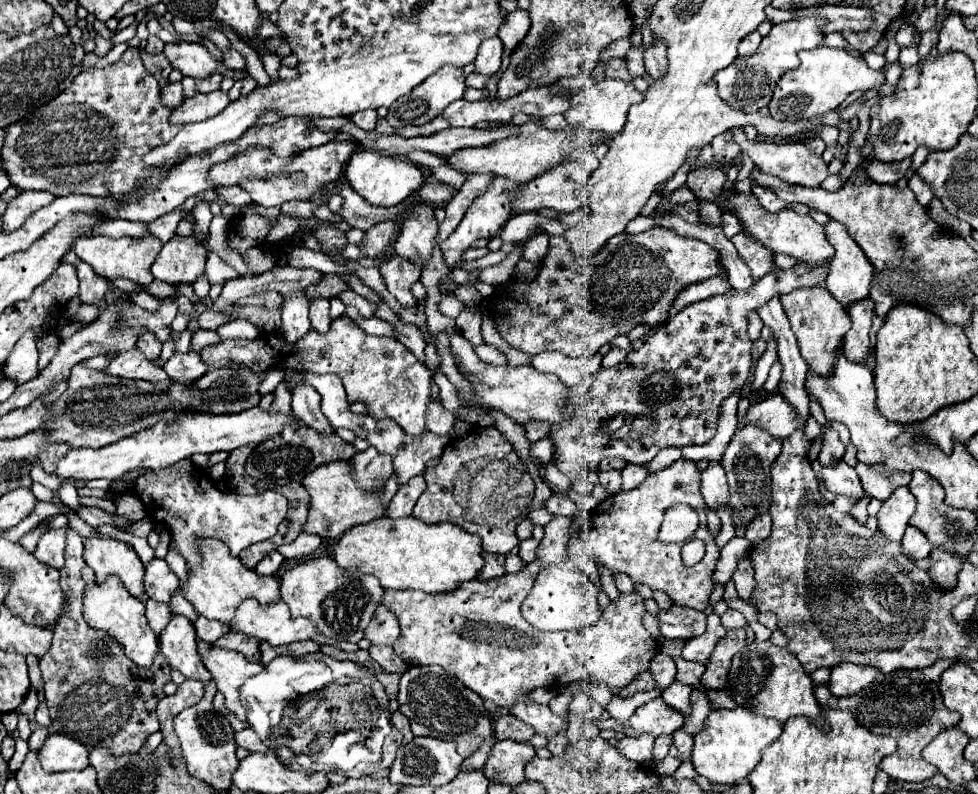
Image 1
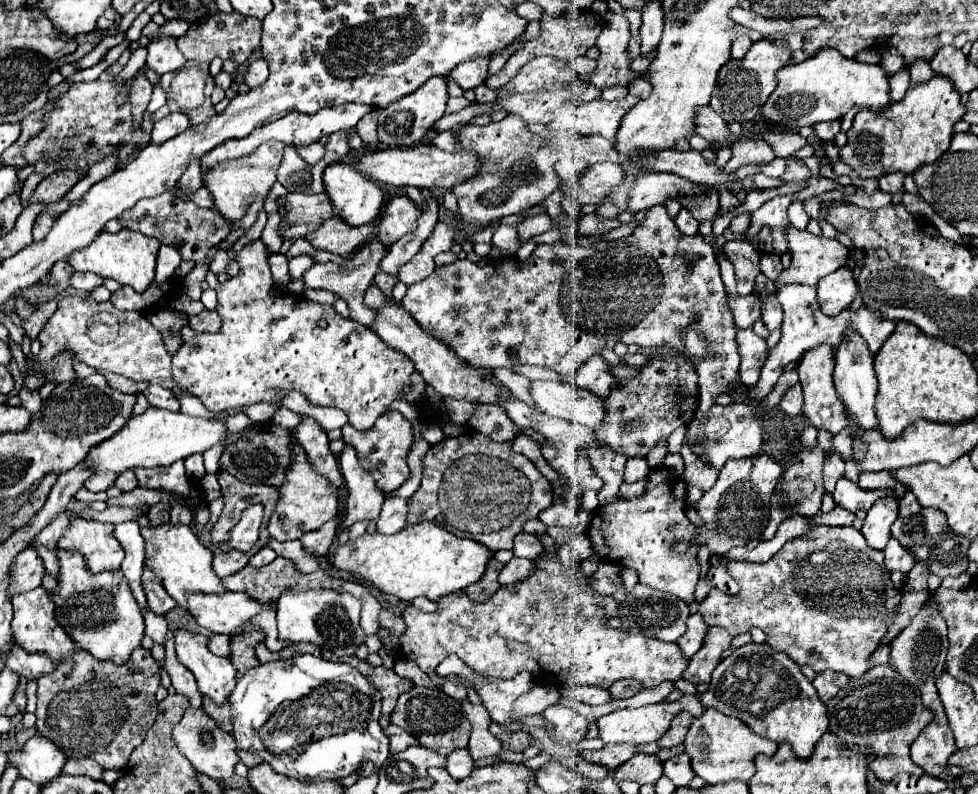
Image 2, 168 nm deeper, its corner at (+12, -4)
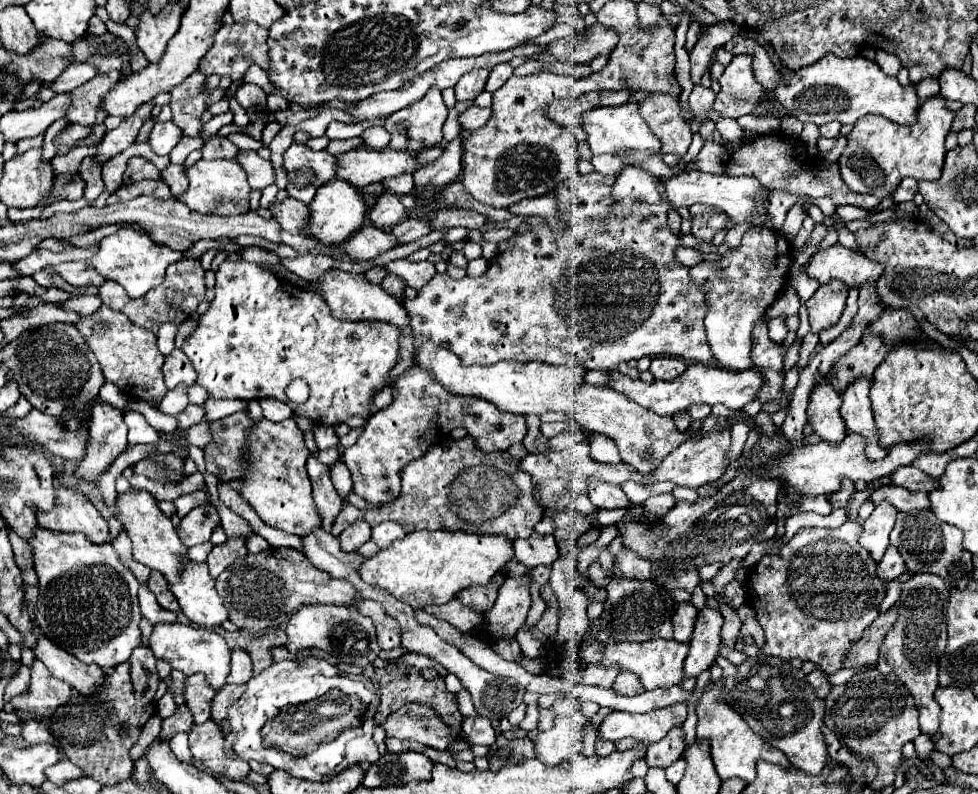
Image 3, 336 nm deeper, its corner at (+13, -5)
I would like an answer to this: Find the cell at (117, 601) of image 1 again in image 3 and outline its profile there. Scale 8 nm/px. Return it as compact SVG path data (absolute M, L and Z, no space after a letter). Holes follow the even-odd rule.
M36 527L30 537L26 537L32 555L34 569L38 575L38 601L34 607L36 625L42 629L42 635L50 637L56 645L62 645L70 655L84 663L94 663L102 669L112 669L128 661L130 653L142 643L138 629L140 623L140 605L138 605L138 581L126 569L112 543L94 545L84 533L50 533L50 529Z

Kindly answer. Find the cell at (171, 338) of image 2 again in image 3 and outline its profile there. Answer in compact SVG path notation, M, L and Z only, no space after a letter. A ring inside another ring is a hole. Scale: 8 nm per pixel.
M174 349L166 357L164 377L166 377L168 389L174 389L178 383L186 383L188 387L196 383L196 373L194 373L194 369L192 369L192 365L182 349Z

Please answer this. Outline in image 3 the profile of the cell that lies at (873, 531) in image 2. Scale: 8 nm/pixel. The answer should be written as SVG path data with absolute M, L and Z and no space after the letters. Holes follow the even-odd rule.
M882 501L880 505L876 505L874 513L864 521L864 529L860 533L860 539L858 543L862 547L866 547L866 551L872 555L872 559L876 563L880 563L886 547L888 547L888 537L890 537L890 531L894 527L894 521L896 521L896 509Z

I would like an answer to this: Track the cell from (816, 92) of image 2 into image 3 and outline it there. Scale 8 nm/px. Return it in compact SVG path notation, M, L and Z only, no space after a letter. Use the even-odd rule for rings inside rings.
M826 55L820 61L798 69L794 75L784 75L780 85L774 89L776 99L782 107L796 115L802 123L810 121L826 125L830 121L856 123L864 115L884 115L898 125L914 125L916 111L920 107L916 87L902 87L896 77L886 75L880 65L862 55L840 59L836 55Z

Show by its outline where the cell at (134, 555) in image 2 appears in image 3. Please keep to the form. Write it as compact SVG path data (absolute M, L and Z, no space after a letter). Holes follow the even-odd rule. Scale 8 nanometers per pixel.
M146 585L140 587L138 591L138 597L140 597L140 607L142 607L142 615L154 625L154 623L174 623L176 621L176 613L172 611L166 611L158 605L156 597L152 591L148 591Z

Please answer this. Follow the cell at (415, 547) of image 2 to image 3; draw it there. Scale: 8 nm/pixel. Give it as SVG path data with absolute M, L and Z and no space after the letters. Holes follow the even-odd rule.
M414 531L400 541L394 541L392 547L380 549L374 557L370 557L362 565L360 575L366 583L390 591L394 597L406 601L414 609L422 609L428 605L444 605L466 587L486 585L512 557L514 549L508 537L466 531ZM426 561L428 565L434 565L434 573L426 573L432 571L424 569Z

